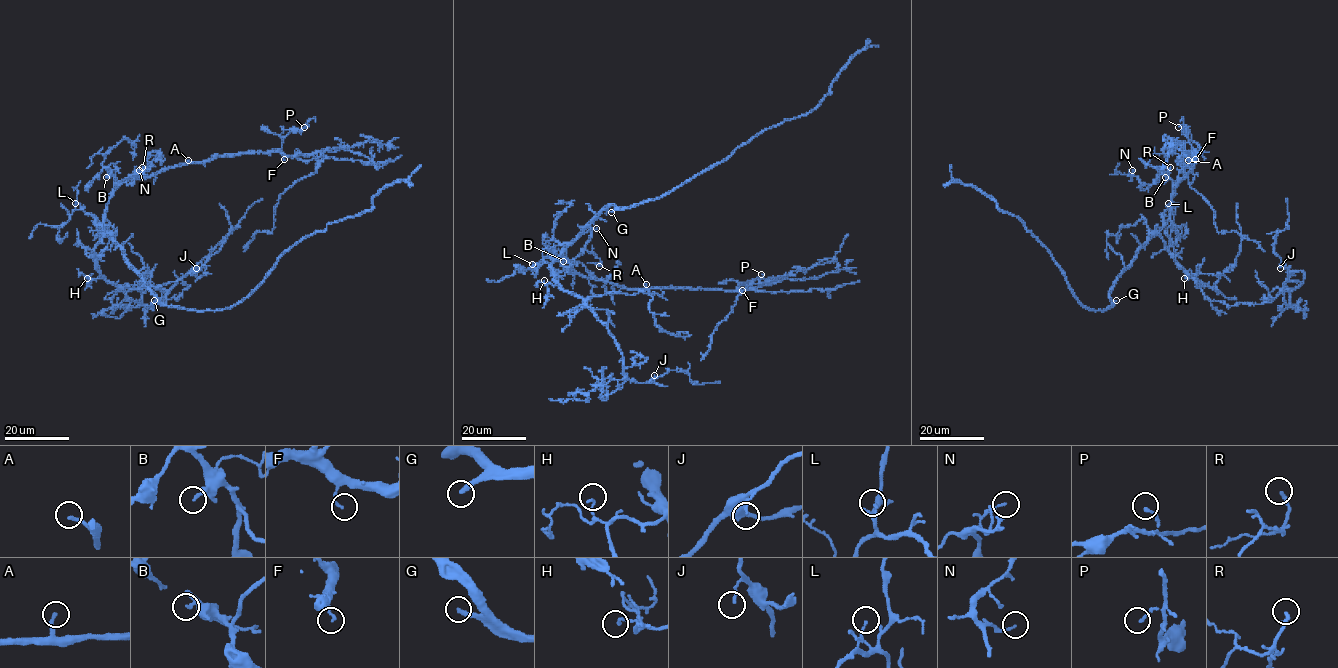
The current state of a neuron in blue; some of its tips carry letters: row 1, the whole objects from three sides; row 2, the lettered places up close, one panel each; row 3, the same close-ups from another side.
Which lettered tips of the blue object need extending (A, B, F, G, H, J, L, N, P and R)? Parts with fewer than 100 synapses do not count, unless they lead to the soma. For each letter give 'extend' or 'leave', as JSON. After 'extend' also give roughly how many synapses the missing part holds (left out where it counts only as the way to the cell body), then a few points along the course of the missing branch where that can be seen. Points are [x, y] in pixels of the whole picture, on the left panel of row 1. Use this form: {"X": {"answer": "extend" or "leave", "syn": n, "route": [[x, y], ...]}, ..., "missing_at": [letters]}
{"A": {"answer": "leave"}, "B": {"answer": "leave"}, "F": {"answer": "leave"}, "G": {"answer": "extend", "route": [[154, 300], [129, 299], [107, 291], [64, 239], [34, 231], [16, 211], [5, 205]]}, "H": {"answer": "leave"}, "J": {"answer": "leave"}, "L": {"answer": "leave"}, "N": {"answer": "leave"}, "P": {"answer": "leave"}, "R": {"answer": "leave"}, "missing_at": ["G"]}

